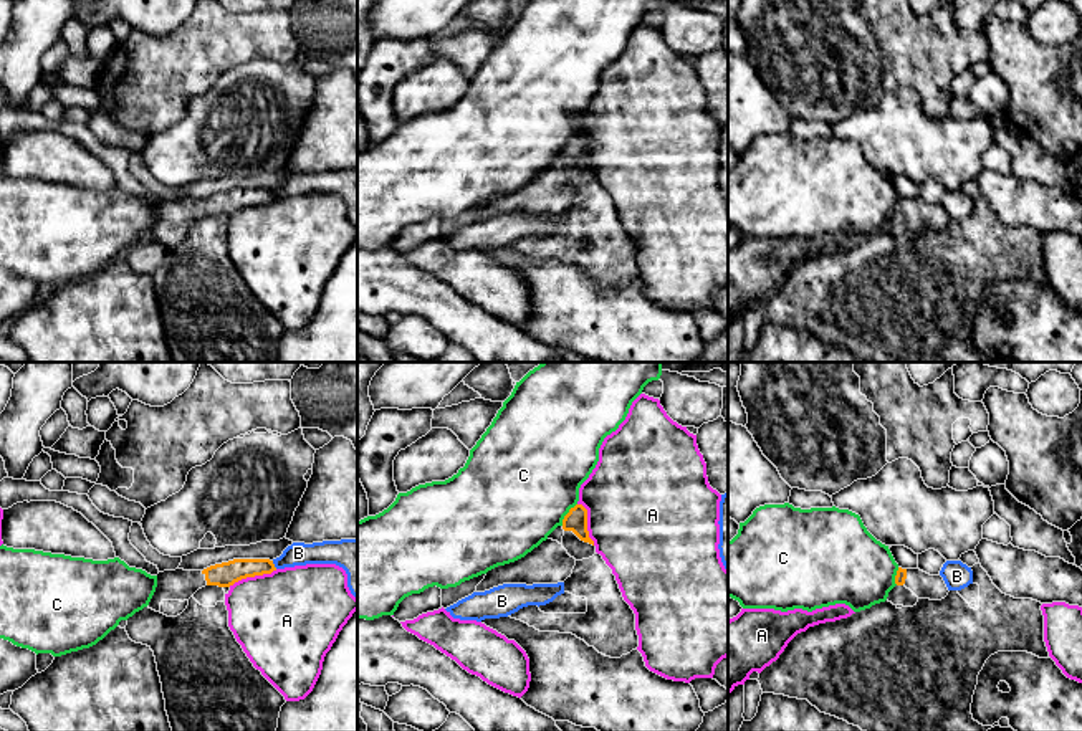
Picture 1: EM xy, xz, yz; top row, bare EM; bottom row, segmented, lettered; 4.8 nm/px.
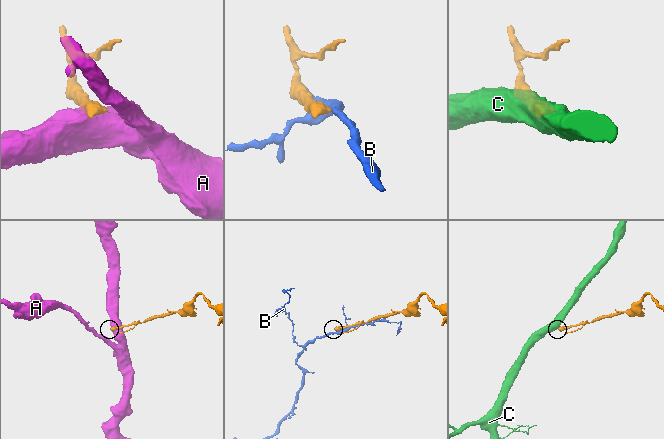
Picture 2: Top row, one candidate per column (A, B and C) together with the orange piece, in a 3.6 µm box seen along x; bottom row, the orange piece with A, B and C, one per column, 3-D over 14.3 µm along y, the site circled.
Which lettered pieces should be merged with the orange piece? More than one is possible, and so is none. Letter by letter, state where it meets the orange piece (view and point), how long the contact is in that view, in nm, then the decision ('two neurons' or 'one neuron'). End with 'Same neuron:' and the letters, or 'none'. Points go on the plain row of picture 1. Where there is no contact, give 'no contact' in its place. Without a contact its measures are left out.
A: meets orange in xy at (252, 205); contact 260 nm long; two neurons
B: meets orange in xy at (273, 194); contact 50 nm long; two neurons
C: meets orange in xz at (566, 144); contact 130 nm long; two neurons
Same neuron: none

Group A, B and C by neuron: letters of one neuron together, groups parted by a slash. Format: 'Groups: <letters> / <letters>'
Groups: A / B / C

